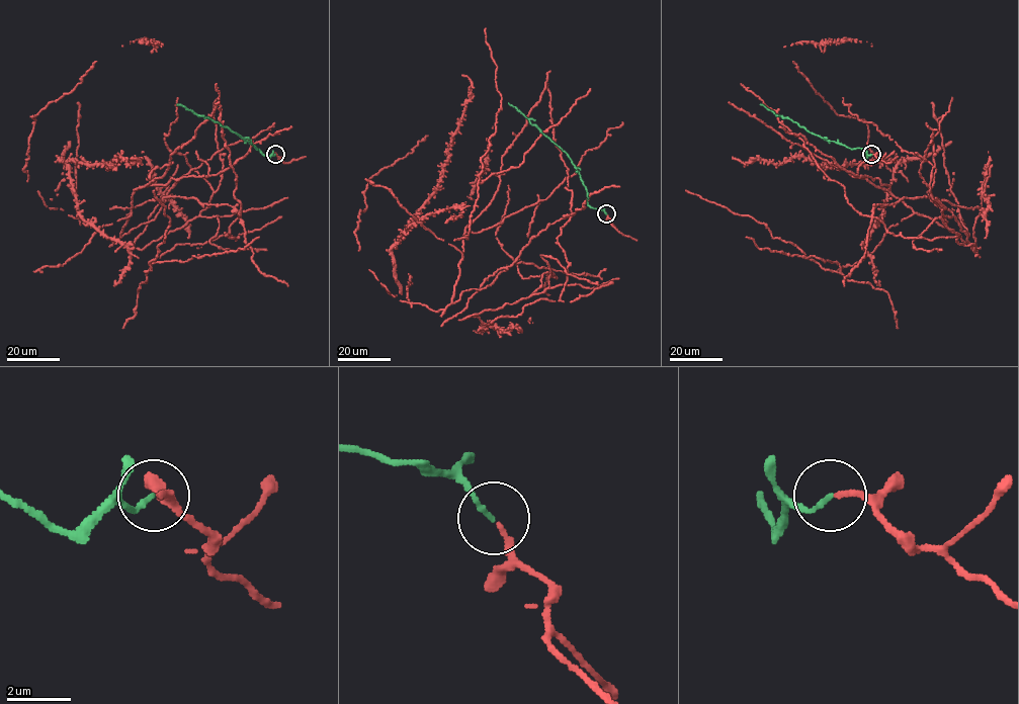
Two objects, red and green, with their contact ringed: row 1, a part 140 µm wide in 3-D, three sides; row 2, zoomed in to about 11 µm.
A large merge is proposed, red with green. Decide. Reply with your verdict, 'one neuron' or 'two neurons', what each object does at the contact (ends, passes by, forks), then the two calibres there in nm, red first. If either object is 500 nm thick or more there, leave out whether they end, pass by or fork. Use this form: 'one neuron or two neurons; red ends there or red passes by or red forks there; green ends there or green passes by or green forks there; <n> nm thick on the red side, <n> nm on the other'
one neuron; red ends there; green ends there; 170 nm thick on the red side, 150 nm on the other

